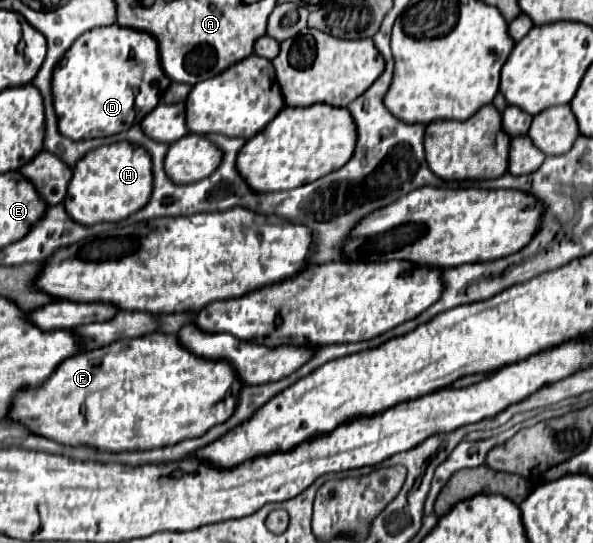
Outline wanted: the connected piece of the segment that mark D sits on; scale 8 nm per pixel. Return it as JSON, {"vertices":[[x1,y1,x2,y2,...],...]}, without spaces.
{"vertices":[[121,25,97,27,83,33,73,47,65,53,53,71,53,99,59,117,59,131,71,141,109,137,139,125,143,117,161,103,161,93,171,85,171,79,161,69,159,45,153,35,137,29,125,29]]}

